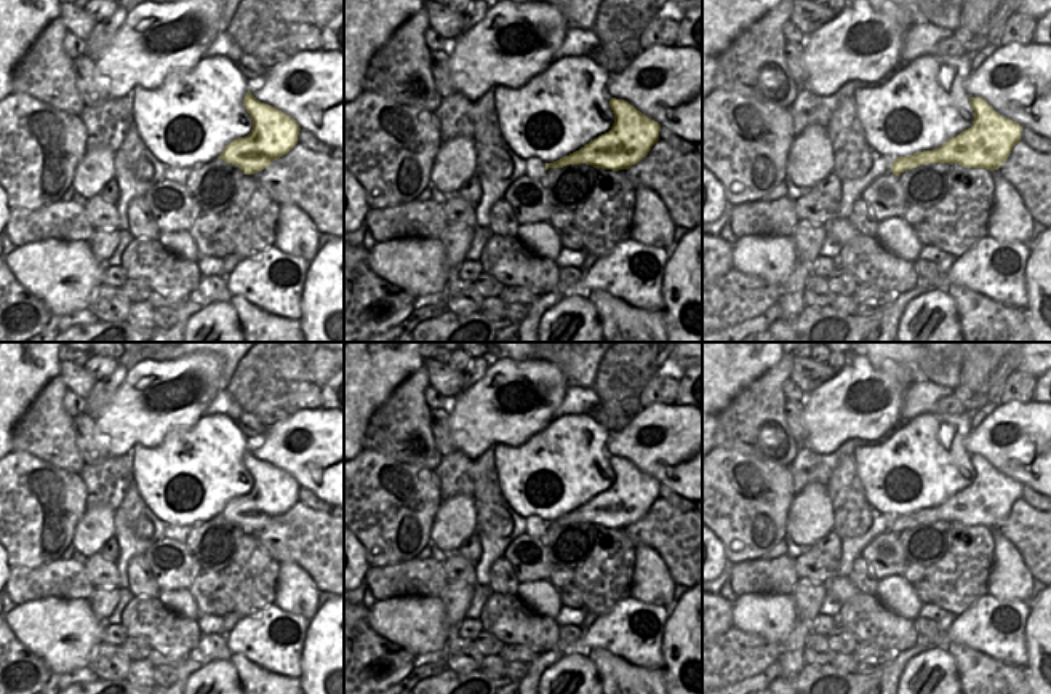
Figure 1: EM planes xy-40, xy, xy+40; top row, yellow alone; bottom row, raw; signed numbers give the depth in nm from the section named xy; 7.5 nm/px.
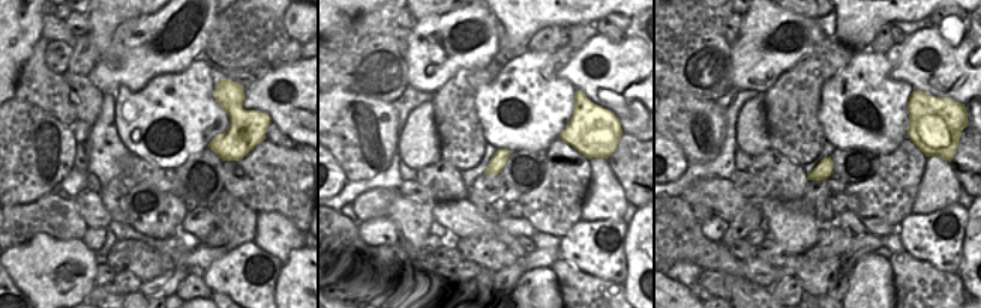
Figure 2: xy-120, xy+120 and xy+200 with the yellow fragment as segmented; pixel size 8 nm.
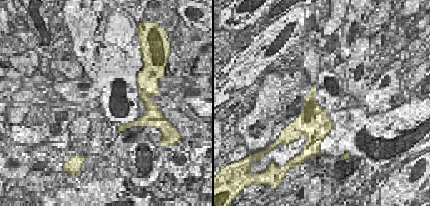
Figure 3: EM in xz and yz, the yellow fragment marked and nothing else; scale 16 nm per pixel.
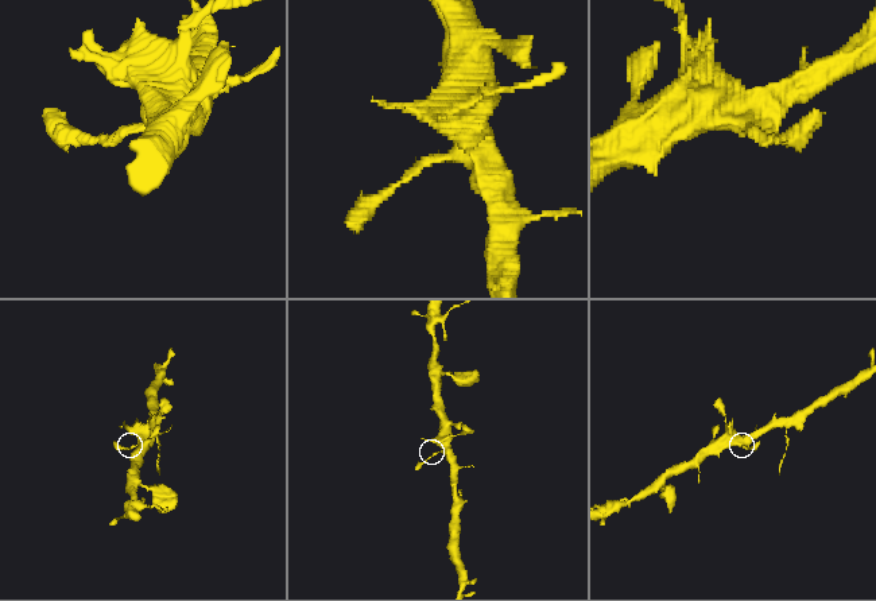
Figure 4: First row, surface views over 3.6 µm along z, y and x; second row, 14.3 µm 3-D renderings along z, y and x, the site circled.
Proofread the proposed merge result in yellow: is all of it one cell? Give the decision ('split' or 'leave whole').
leave whole

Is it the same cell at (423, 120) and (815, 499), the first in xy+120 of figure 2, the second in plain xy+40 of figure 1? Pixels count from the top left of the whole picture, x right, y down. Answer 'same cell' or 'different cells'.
same cell

